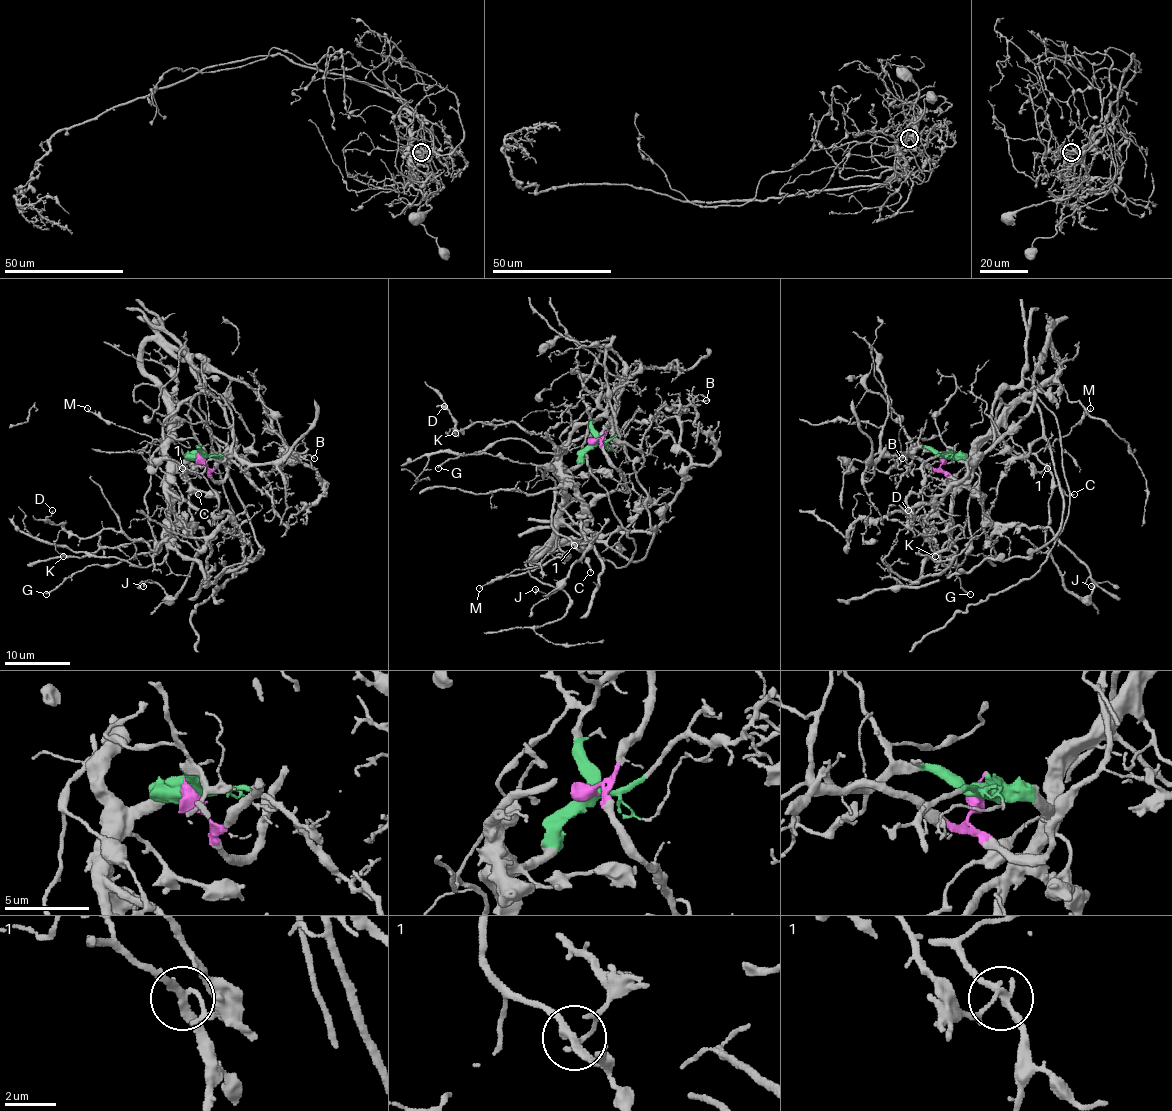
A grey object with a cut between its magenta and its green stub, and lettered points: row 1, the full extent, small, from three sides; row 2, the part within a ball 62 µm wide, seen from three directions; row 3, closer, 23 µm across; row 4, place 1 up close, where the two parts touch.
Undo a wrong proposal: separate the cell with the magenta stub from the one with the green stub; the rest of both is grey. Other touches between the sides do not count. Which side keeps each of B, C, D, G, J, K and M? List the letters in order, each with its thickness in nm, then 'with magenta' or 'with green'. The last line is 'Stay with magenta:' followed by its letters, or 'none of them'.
B: 140 nm | with green
C: 170 nm | with magenta
D: 120 nm | with green
G: 200 nm | with magenta
J: 180 nm | with magenta
K: 140 nm | with green
M: 120 nm | with magenta
Stay with magenta: C, G, J, M

